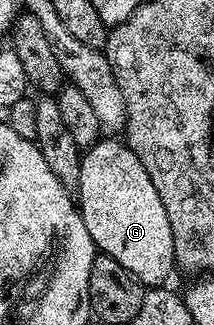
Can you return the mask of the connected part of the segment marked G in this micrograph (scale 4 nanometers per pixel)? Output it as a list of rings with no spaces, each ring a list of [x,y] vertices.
[[[103,137],[94,145],[85,147],[80,164],[80,180],[76,187],[76,205],[82,214],[84,228],[88,228],[88,236],[92,236],[95,247],[101,253],[112,256],[112,260],[116,260],[142,286],[158,288],[176,270],[172,224],[168,220],[168,212],[164,212],[164,204],[160,204],[160,196],[144,164],[140,164],[125,141],[113,142],[110,138],[113,137]]]

